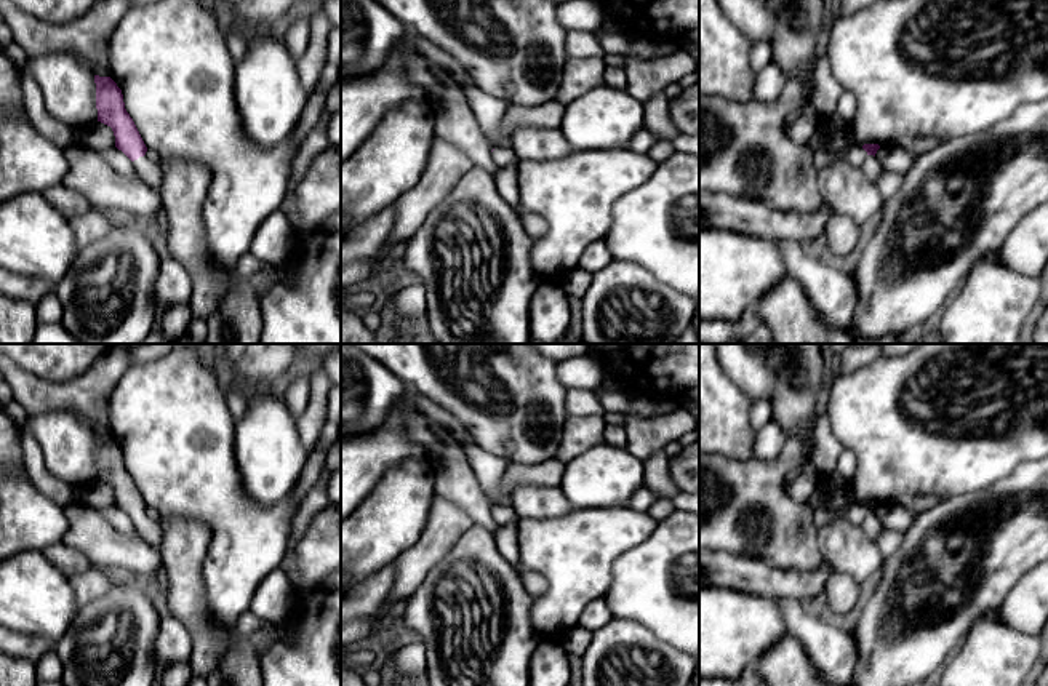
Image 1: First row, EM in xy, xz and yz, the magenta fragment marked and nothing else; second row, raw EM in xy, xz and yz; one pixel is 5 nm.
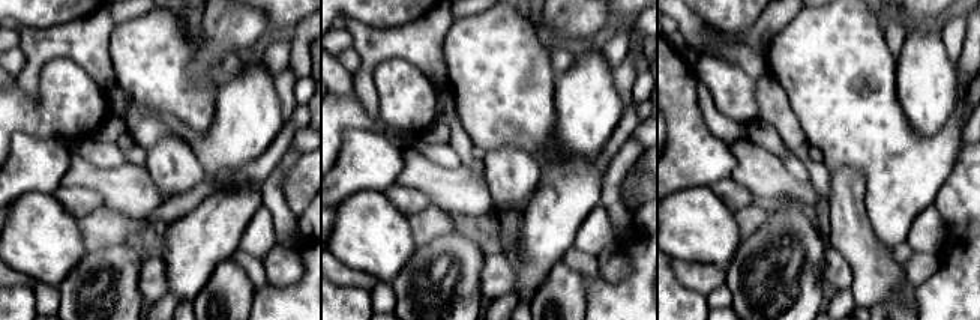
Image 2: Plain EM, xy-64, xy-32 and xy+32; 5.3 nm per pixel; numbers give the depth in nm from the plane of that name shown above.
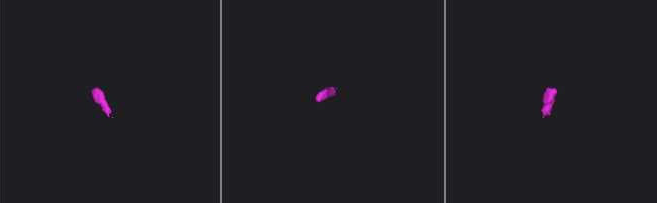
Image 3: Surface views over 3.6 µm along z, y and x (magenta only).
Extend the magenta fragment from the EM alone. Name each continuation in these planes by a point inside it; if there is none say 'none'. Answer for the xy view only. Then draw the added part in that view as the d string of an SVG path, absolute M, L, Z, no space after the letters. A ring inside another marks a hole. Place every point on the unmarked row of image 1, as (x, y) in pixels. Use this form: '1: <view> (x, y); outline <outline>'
1: xy (148, 528); outline M146 513L133 520L138 532L155 548L160 550L162 528L157 520L149 518Z

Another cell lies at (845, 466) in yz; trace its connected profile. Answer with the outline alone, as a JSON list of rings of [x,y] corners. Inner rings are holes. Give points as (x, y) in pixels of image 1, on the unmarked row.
[[[843,449],[834,469],[843,477],[851,480],[856,472],[856,456],[851,449]]]

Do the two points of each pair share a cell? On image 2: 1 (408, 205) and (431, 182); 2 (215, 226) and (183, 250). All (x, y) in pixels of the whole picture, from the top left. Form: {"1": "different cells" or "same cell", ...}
{"1": "different cells", "2": "same cell"}

